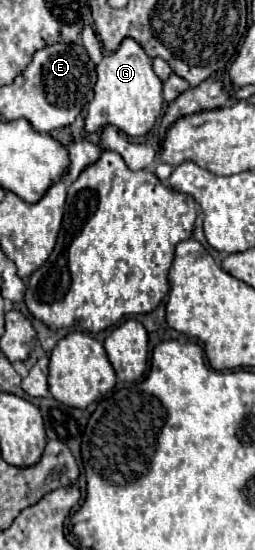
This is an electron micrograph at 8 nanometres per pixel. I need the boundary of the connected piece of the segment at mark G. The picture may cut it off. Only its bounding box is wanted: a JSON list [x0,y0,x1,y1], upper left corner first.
[84,38,164,138]

